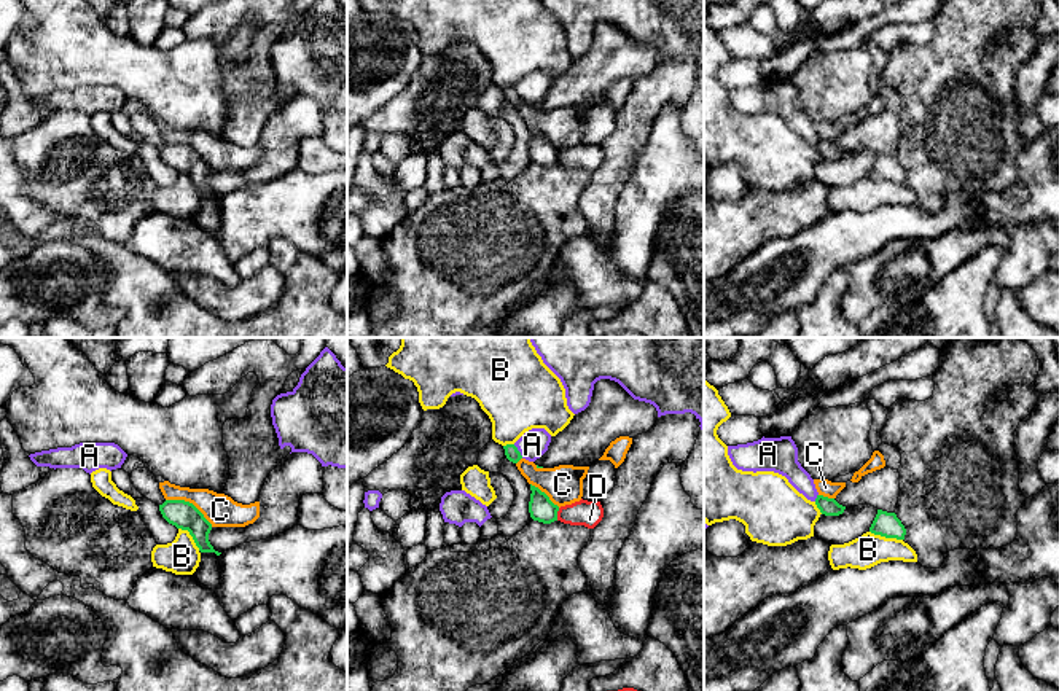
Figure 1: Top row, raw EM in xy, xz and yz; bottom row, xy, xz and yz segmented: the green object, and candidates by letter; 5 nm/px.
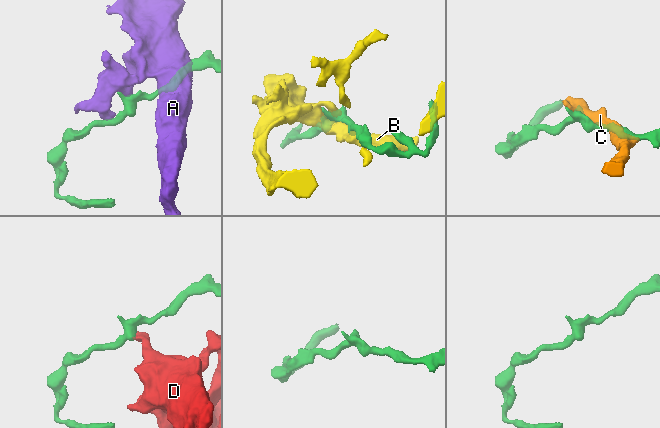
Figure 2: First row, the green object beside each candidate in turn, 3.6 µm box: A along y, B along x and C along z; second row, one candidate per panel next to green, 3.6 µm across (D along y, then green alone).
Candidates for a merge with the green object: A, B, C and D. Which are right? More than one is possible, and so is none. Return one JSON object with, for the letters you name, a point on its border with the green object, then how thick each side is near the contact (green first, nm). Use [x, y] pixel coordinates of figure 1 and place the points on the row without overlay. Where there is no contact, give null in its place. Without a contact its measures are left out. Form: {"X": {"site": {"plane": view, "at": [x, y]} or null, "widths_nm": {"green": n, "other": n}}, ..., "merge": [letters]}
{"merge": []}

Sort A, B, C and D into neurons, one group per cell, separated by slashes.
A / B / C / D

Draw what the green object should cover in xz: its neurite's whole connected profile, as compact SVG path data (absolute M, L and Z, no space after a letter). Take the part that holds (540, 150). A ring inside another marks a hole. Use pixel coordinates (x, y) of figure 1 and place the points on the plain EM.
M530 127L530 145L529 145L529 156L533 164L551 167L557 164L559 150L554 148L549 140L541 135L538 131Z

